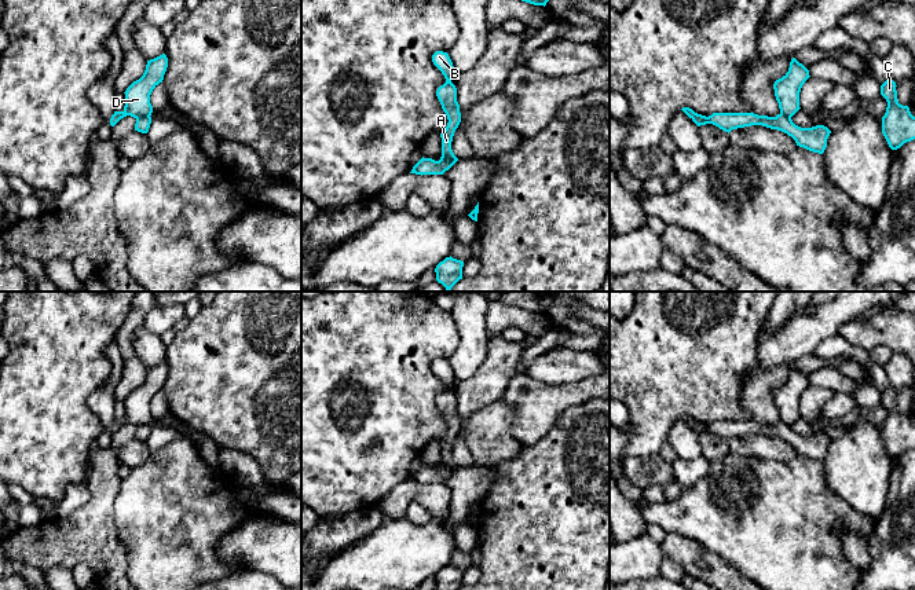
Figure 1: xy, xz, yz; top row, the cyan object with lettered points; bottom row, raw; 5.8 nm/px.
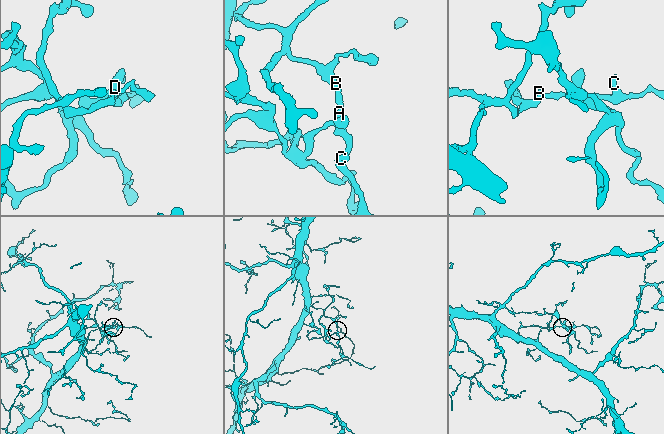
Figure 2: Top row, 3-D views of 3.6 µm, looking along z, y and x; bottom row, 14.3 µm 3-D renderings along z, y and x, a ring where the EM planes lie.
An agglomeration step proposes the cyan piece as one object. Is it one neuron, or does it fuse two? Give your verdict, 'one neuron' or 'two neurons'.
two neurons

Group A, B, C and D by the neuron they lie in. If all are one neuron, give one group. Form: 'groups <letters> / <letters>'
groups A B C / D

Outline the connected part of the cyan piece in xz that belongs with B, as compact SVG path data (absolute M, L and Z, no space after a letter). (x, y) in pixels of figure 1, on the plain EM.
M436 359L432 363L432 370L446 386L446 391L440 393L436 399L436 404L449 428L446 437L440 441L442 463L451 469L458 469L451 458L454 440L461 430L460 413L457 410L457 396L451 391L457 380L454 378L453 370L447 360Z

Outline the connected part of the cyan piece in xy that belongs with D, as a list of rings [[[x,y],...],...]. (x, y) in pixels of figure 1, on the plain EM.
[[[165,362],[147,369],[143,384],[133,389],[125,402],[125,414],[122,419],[114,419],[110,426],[110,433],[114,435],[121,426],[131,424],[139,426],[143,424],[151,424],[153,414],[150,411],[150,403],[153,397],[162,391],[164,382],[168,375],[168,366]]]

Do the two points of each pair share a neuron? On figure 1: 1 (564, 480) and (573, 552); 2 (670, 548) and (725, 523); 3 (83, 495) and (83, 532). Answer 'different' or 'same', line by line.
1: same
2: different
3: different

